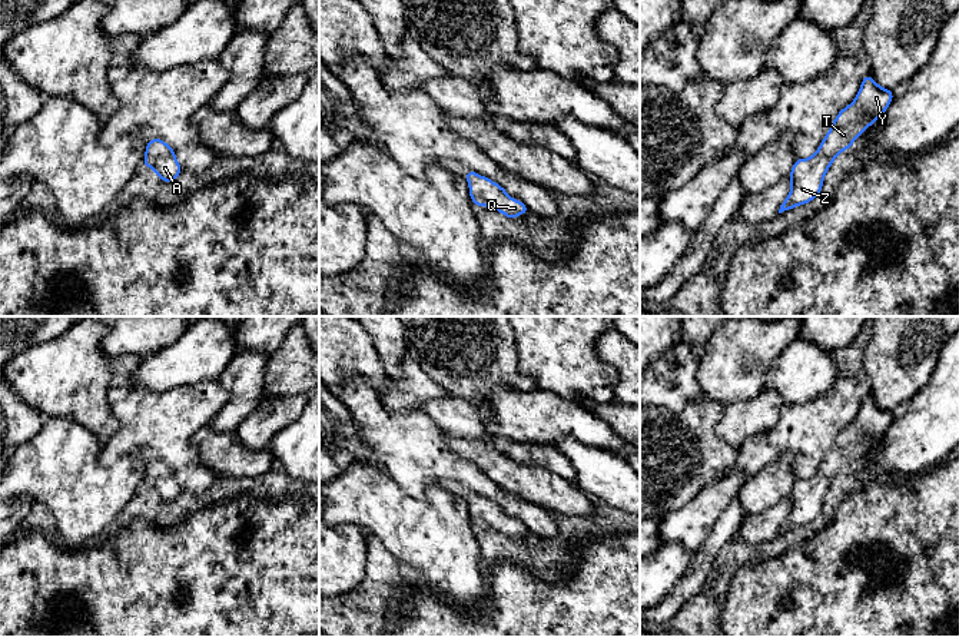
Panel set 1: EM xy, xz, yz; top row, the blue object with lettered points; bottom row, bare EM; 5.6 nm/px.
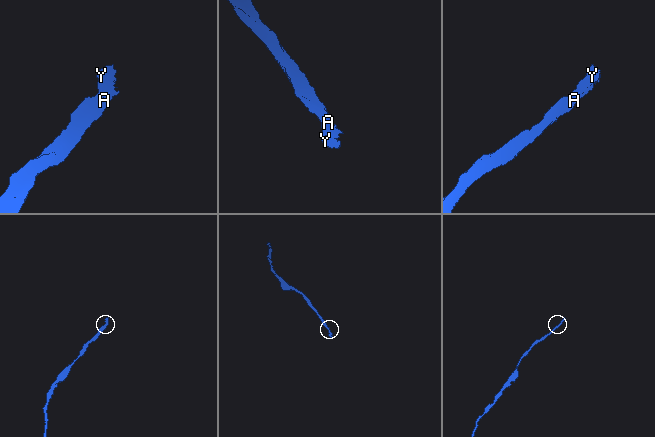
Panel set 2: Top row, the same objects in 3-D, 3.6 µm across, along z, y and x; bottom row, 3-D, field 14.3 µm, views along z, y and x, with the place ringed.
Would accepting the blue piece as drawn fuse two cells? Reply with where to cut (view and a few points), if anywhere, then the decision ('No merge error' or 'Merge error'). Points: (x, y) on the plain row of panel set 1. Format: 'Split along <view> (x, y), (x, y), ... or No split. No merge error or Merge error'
No split. No merge error

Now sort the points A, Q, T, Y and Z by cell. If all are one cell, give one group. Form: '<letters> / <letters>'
A Q T Y Z

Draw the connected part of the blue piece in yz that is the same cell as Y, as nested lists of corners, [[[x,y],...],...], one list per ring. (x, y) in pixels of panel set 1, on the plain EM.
[[[869,395],[862,399],[856,419],[839,432],[819,470],[809,480],[796,480],[789,500],[792,510],[779,534],[812,522],[823,507],[823,498],[836,477],[872,447],[887,429],[893,411],[880,408]]]

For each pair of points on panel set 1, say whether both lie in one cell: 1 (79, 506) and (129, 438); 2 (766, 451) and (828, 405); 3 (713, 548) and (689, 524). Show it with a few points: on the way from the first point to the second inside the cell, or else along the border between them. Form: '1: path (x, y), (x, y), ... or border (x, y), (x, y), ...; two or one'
1: border (136, 453), (122, 455), (110, 464), (98, 463); two
2: border (767, 433), (767, 438), (782, 451); two
3: border (723, 511), (707, 538), (696, 551); two

